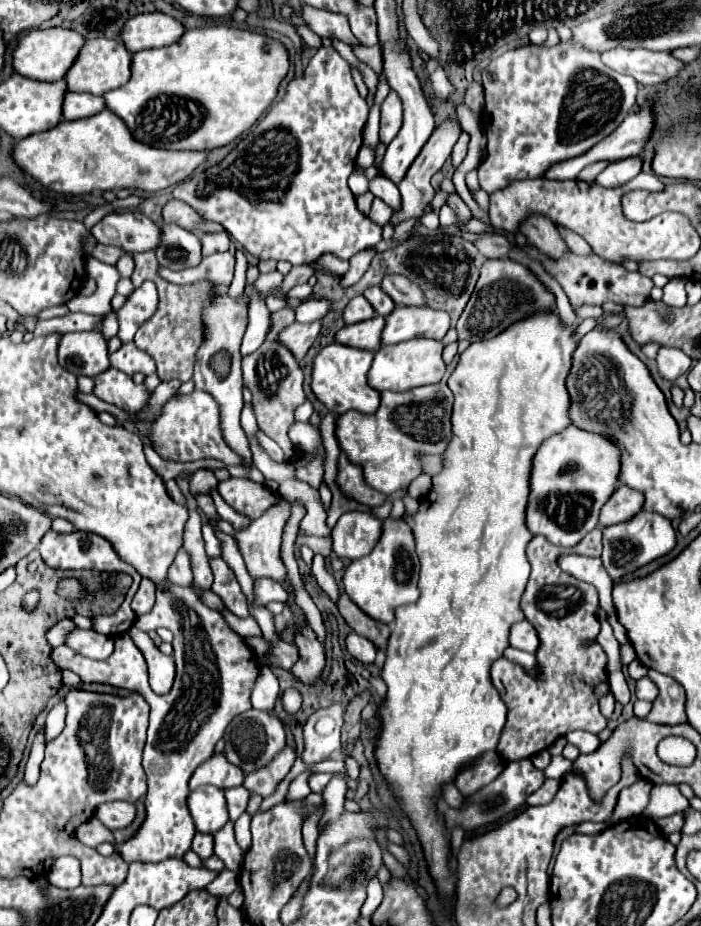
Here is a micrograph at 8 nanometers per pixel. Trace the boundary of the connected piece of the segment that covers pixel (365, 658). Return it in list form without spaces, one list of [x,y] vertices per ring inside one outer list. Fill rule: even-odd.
[[[352,632],[348,638],[346,638],[346,646],[348,646],[348,652],[360,660],[362,664],[372,664],[376,660],[376,646],[372,642],[368,642],[368,638]]]

